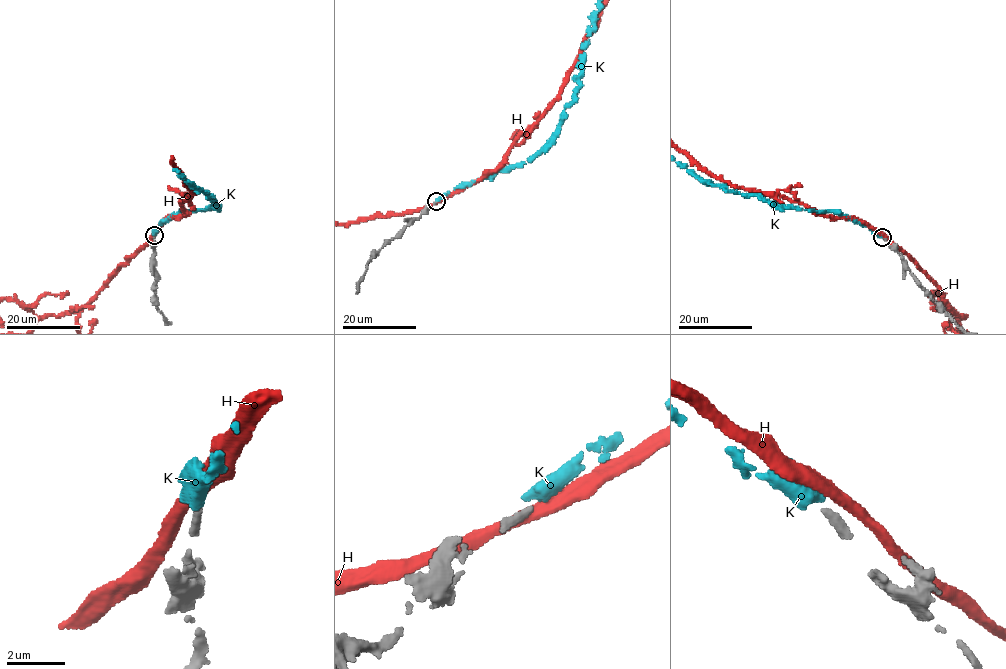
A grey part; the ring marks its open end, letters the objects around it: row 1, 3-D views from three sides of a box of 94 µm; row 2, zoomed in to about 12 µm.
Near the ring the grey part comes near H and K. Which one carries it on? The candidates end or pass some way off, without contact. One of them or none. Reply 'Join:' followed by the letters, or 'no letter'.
Join: K

